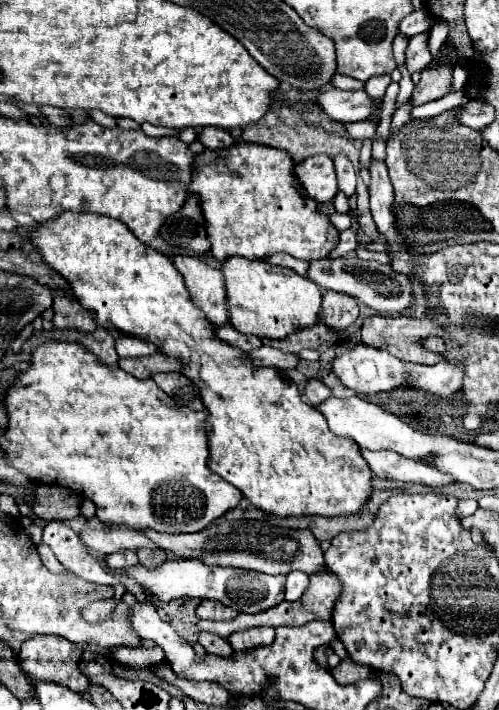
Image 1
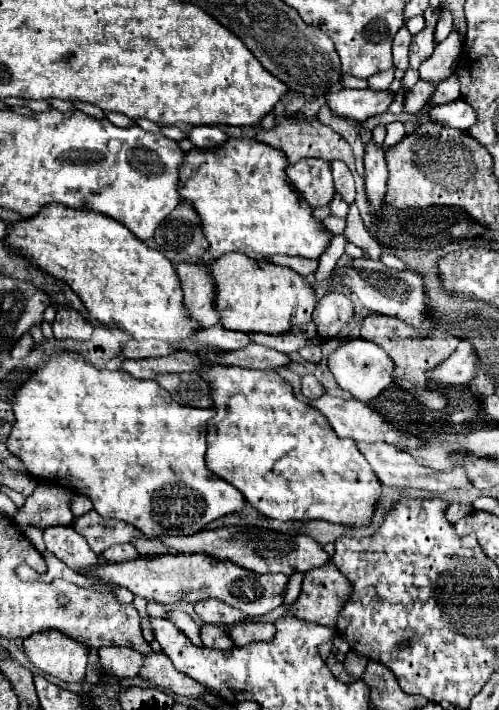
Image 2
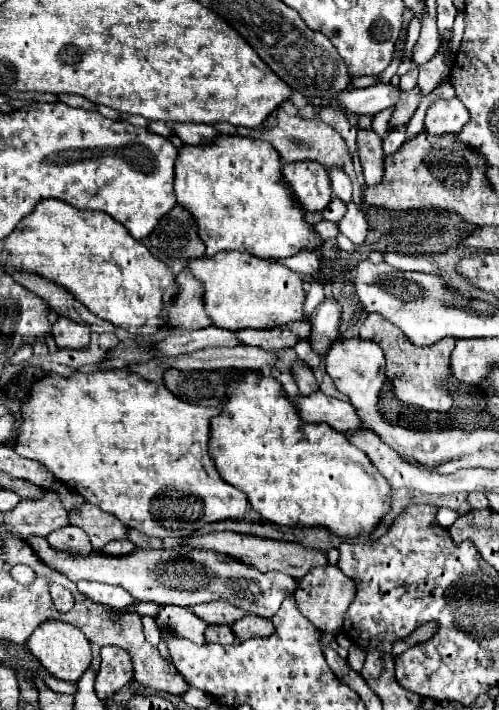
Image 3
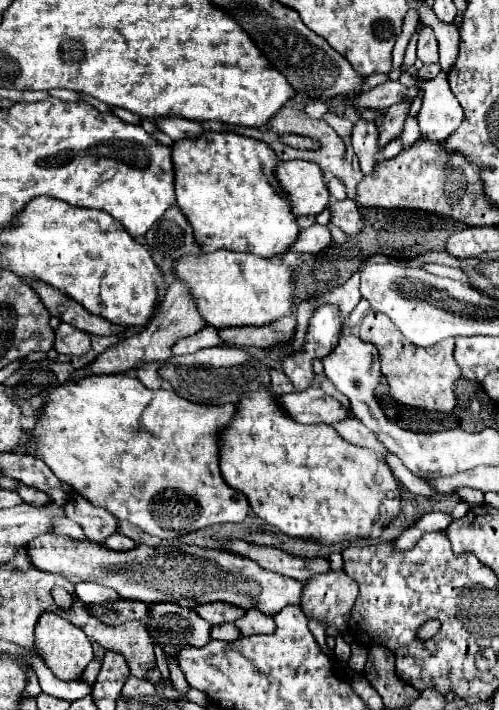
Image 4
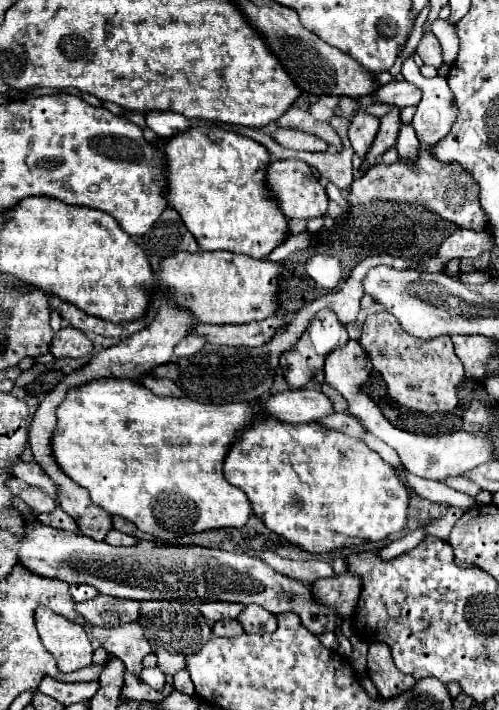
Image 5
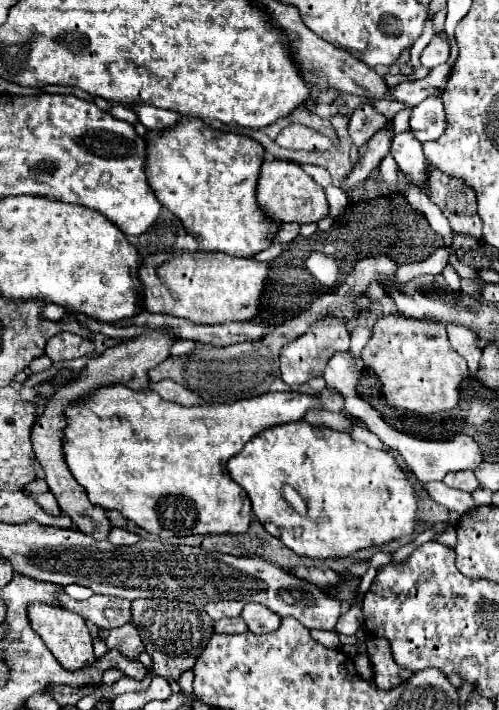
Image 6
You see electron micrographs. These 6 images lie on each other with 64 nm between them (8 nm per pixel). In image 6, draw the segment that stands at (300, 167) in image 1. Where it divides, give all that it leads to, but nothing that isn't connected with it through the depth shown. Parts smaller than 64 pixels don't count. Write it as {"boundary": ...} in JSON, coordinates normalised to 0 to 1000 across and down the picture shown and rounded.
{"boundary":[[[533,225],[521,237],[521,248],[513,256],[513,279],[525,299],[553,310],[557,315],[589,313],[589,315],[633,315],[657,304],[657,285],[649,265],[637,262],[597,231],[573,225]]]}

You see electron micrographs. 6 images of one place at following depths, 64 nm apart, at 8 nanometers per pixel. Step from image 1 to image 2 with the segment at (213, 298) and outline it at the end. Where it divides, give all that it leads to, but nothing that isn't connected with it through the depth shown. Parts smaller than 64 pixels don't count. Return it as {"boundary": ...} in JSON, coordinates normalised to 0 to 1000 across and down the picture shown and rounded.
{"boundary":[[[365,369],[353,375],[353,383],[369,411],[369,431],[377,434],[381,448],[389,448],[405,462],[429,459],[441,451],[441,445],[425,428],[429,403],[417,380],[405,372]]]}

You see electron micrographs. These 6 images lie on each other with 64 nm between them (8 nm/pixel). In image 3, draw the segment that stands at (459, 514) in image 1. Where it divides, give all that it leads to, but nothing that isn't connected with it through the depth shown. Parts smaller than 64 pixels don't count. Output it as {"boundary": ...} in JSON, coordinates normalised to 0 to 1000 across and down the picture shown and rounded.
{"boundary":[[[878,715],[878,721],[874,721],[874,738],[882,744],[898,744],[914,730],[918,730],[918,721],[902,718],[902,715]]]}

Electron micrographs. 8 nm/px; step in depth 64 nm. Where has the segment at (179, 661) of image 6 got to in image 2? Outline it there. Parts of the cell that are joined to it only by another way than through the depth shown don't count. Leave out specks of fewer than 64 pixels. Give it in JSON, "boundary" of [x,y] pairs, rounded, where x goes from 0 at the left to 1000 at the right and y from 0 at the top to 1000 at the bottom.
{"boundary":[[[337,859],[329,870],[337,870],[337,873],[341,873],[361,890],[369,890],[393,910],[405,907],[405,901],[401,901],[401,882],[393,879],[393,873],[389,873],[381,865],[373,865],[373,862],[365,862],[365,859]]]}

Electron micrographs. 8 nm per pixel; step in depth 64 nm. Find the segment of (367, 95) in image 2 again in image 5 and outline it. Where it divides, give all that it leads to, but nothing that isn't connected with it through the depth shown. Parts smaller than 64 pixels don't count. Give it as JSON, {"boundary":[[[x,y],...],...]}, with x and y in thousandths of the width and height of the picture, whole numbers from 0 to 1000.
{"boundary":[[[790,113],[774,121],[762,121],[762,127],[754,130],[754,138],[762,144],[778,144],[778,146],[790,146],[798,152],[810,152],[810,149],[838,149],[846,132],[842,132],[842,124],[806,113]]]}

